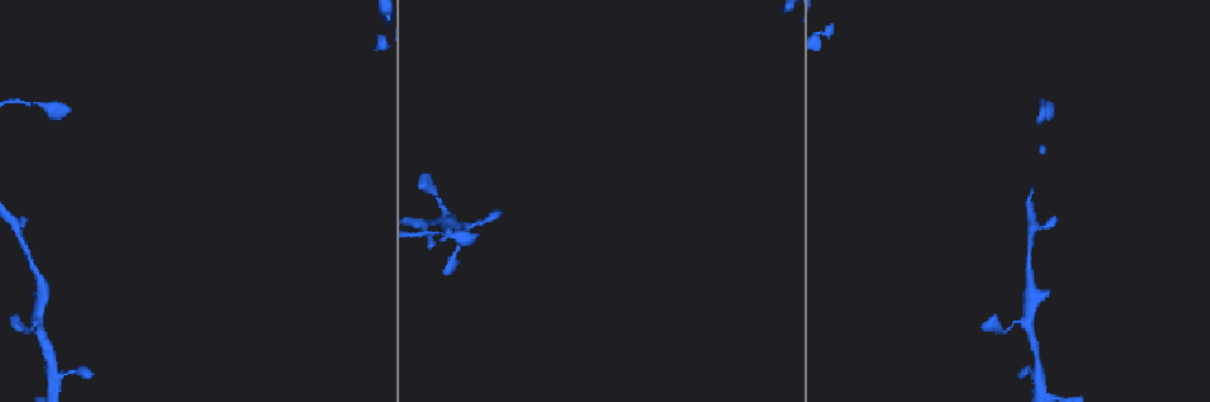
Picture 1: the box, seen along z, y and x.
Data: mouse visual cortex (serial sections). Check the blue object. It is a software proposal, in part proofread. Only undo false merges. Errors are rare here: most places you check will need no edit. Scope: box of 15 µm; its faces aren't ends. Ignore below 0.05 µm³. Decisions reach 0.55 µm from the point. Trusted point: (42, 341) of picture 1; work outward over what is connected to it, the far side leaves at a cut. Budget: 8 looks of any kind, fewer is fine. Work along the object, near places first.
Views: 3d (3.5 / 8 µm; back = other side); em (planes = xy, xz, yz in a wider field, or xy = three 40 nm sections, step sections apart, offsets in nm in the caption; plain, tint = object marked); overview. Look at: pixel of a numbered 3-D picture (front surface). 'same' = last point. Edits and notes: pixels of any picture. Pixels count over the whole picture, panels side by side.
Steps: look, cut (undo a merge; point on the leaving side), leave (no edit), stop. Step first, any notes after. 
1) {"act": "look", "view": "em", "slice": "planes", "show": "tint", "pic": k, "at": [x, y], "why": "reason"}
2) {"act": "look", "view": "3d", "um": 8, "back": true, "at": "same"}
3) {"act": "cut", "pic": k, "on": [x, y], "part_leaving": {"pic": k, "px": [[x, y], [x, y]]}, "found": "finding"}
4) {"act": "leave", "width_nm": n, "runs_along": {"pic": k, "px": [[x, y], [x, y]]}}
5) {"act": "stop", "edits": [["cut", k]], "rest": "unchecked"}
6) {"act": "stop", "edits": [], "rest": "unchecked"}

{"act": "look", "view": "3d", "um": 8, "pic": 1, "at": [32, 325], "why": "calibre changes"}

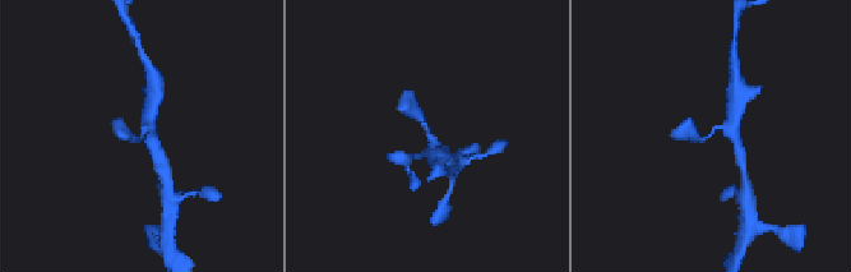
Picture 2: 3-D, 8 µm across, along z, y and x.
{"act": "look", "view": "em", "slice": "xy", "step": 3, "show": "tint", "pic": 2, "at": [145, 135], "arm_widths_nm": [300, 400], "why": "now the EM"}

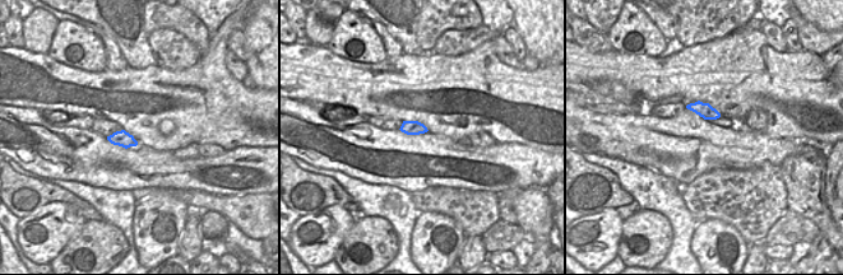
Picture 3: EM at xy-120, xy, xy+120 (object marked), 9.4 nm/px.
{"act": "leave", "width_nm": 140, "runs_along": {"pic": 2, "px": [[435, 155], [429, 129], [407, 104]]}, "found": "continuous, no second cell"}

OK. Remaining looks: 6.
{"act": "look", "view": "3d", "um": 8, "back": true, "pic": 1, "at": [52, 373], "why": "sharp bend"}

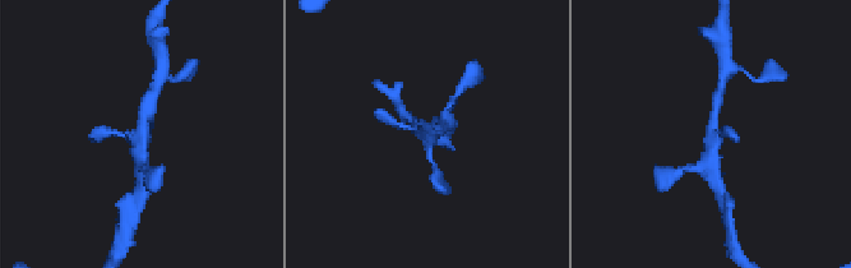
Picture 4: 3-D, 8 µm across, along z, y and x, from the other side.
{"act": "look", "view": "3d", "um": 3.5, "back": true, "pic": 4, "at": [710, 134]}

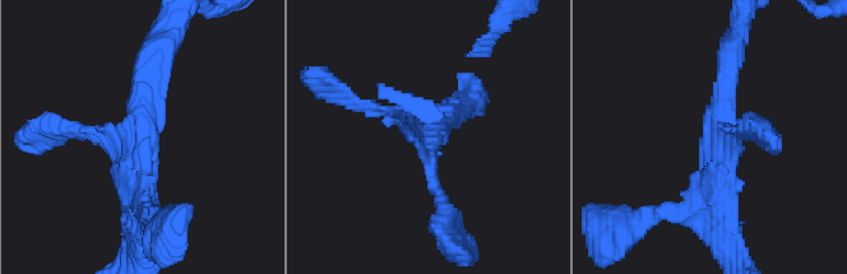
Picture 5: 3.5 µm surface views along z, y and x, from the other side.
{"act": "look", "view": "em", "slice": "xy", "step": 1, "show": "tint", "pic": 5, "at": [142, 132], "arms": 3, "arm_widths_nm": [150, 250, 350]}

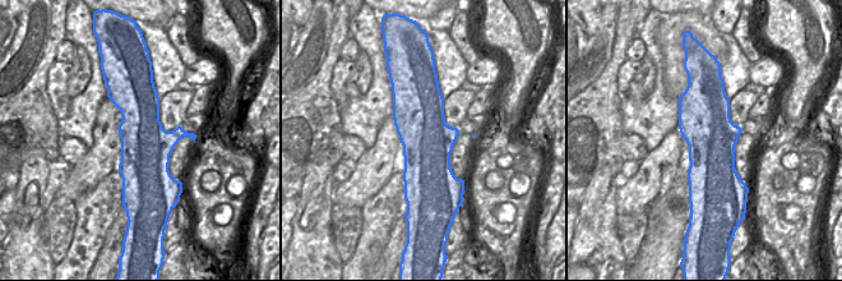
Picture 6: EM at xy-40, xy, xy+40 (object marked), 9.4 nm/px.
{"act": "leave", "runs_along": {"pic": 5, "px": [[730, 52], [713, 189], [690, 213]]}, "found": "continuous, no second cell"}

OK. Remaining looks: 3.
{"act": "look", "view": "3d", "um": 3.5, "pic": 1, "at": [19, 230], "why": "calibre changes"}

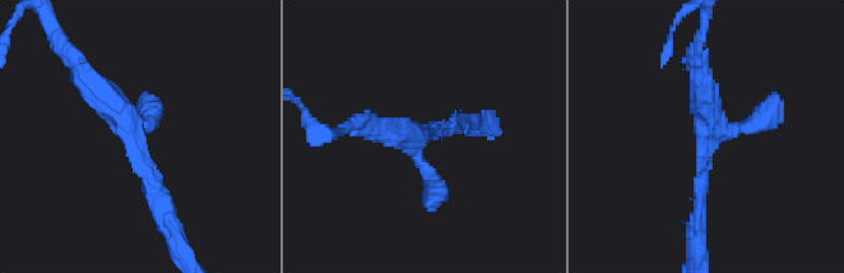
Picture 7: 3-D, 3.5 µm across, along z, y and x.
{"act": "look", "view": "em", "slice": "planes", "show": "tint", "pic": 7, "at": [703, 146], "why": "shape alone is not enough"}

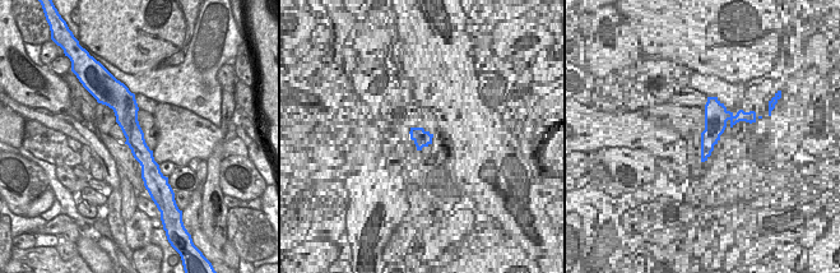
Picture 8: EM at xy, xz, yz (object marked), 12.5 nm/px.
{"act": "leave", "runs_along": {"pic": 8, "px": [[128, 95], [128, 123], [145, 174]]}, "found": "all the same cell"}

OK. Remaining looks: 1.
{"act": "stop", "edits": [], "rest": "unchecked"}

